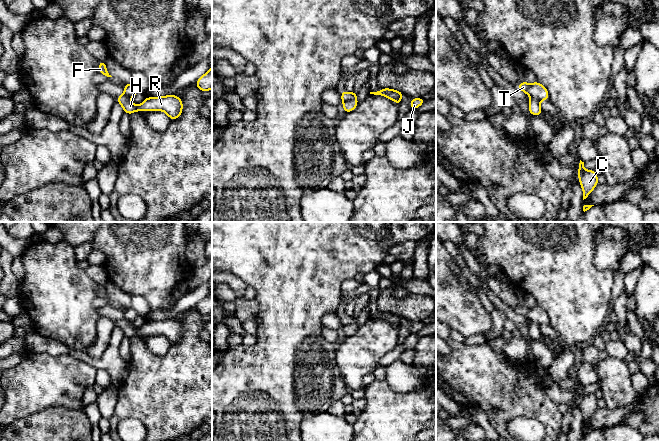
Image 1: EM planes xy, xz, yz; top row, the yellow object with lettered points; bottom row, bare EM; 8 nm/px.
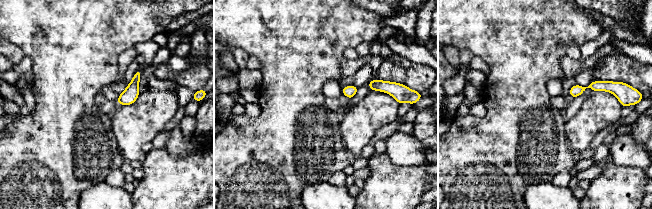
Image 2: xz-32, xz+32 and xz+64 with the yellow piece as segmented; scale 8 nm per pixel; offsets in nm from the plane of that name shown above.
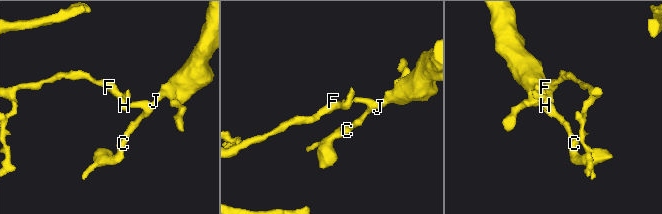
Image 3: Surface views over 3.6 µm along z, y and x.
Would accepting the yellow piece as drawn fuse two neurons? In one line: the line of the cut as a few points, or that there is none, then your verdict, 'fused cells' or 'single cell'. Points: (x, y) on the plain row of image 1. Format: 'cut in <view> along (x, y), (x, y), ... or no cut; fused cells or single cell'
cut in xz along (353, 316), (353, 319), (343, 326); fused cells

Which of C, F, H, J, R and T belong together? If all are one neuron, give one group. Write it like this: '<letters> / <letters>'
C H J R / F T

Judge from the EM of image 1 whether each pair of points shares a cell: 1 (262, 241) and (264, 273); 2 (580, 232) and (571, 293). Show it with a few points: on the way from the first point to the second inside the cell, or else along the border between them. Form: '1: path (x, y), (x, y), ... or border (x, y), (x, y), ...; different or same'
1: path (263, 249), (264, 265); same
2: path (572, 247), (571, 278); same

